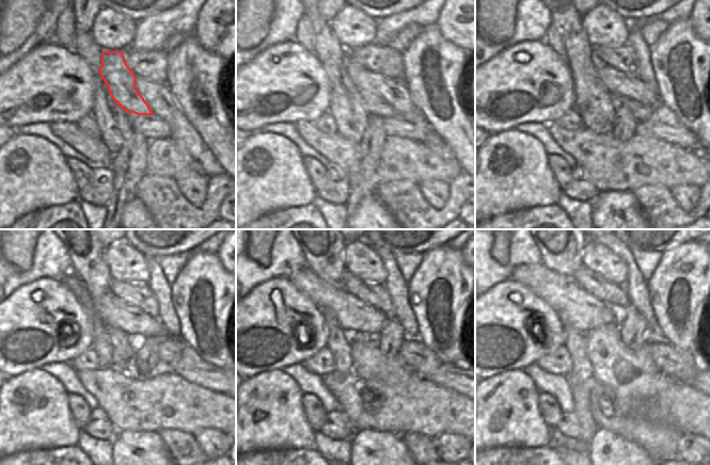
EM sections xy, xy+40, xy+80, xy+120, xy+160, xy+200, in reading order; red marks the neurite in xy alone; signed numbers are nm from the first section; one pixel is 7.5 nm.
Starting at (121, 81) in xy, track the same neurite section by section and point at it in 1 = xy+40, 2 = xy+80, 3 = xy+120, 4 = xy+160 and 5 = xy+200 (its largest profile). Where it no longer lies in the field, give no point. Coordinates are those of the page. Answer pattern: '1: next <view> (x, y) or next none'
1: next xy+40 (374, 103)
2: next xy+80 (641, 112)
3: next xy+120 (170, 348)
4: next xy+160 (421, 359)
5: next xy+200 (680, 365)

